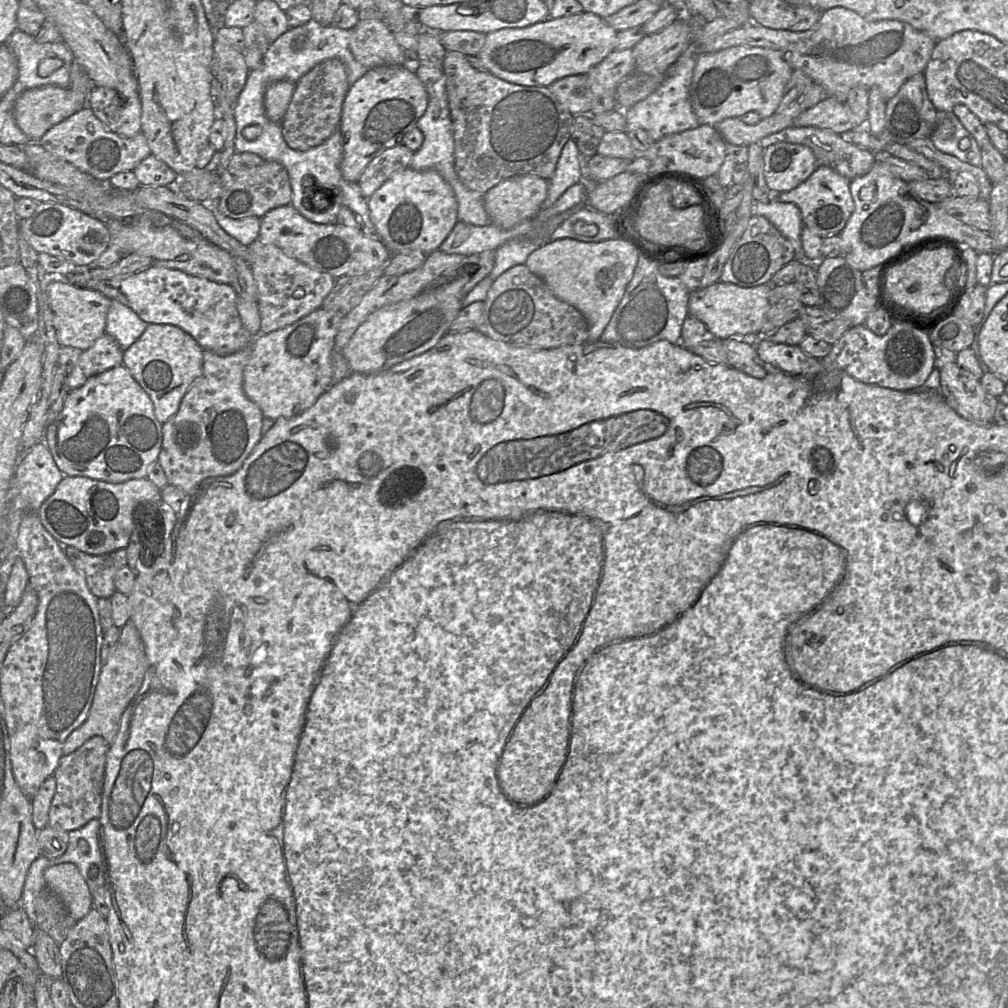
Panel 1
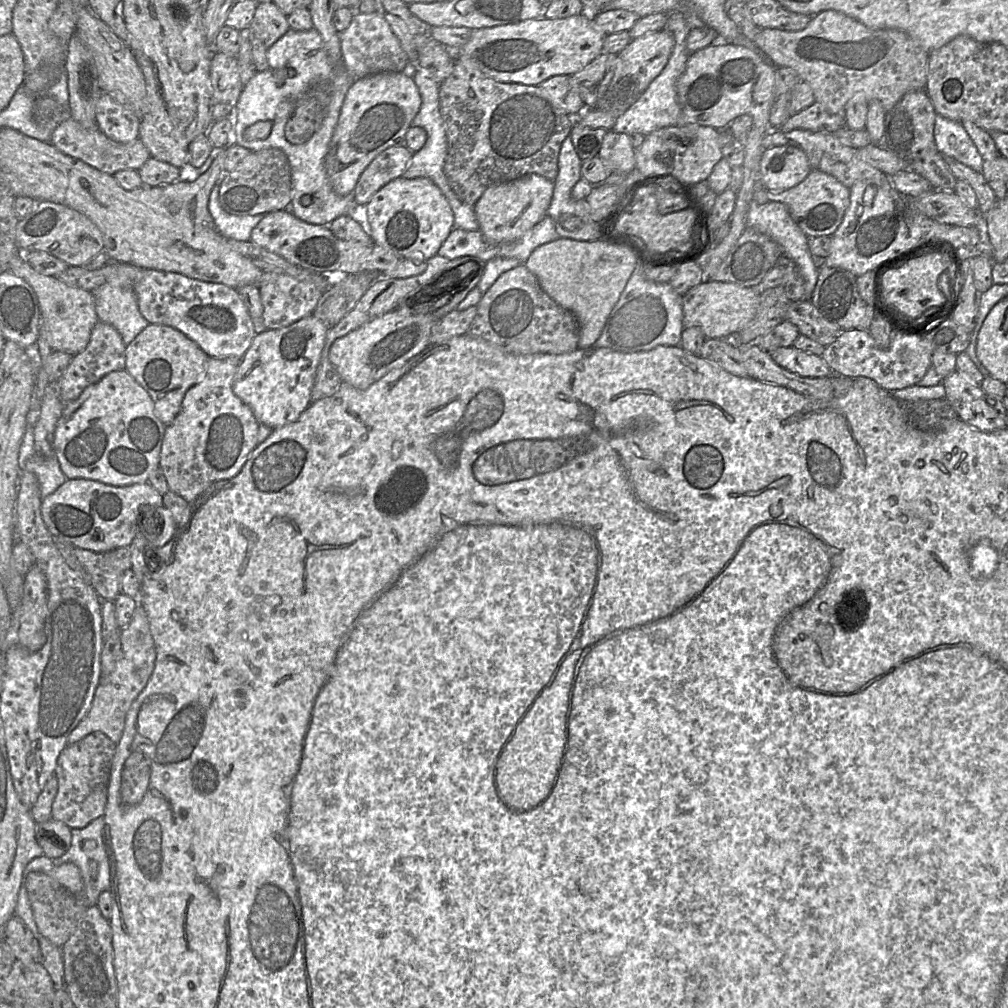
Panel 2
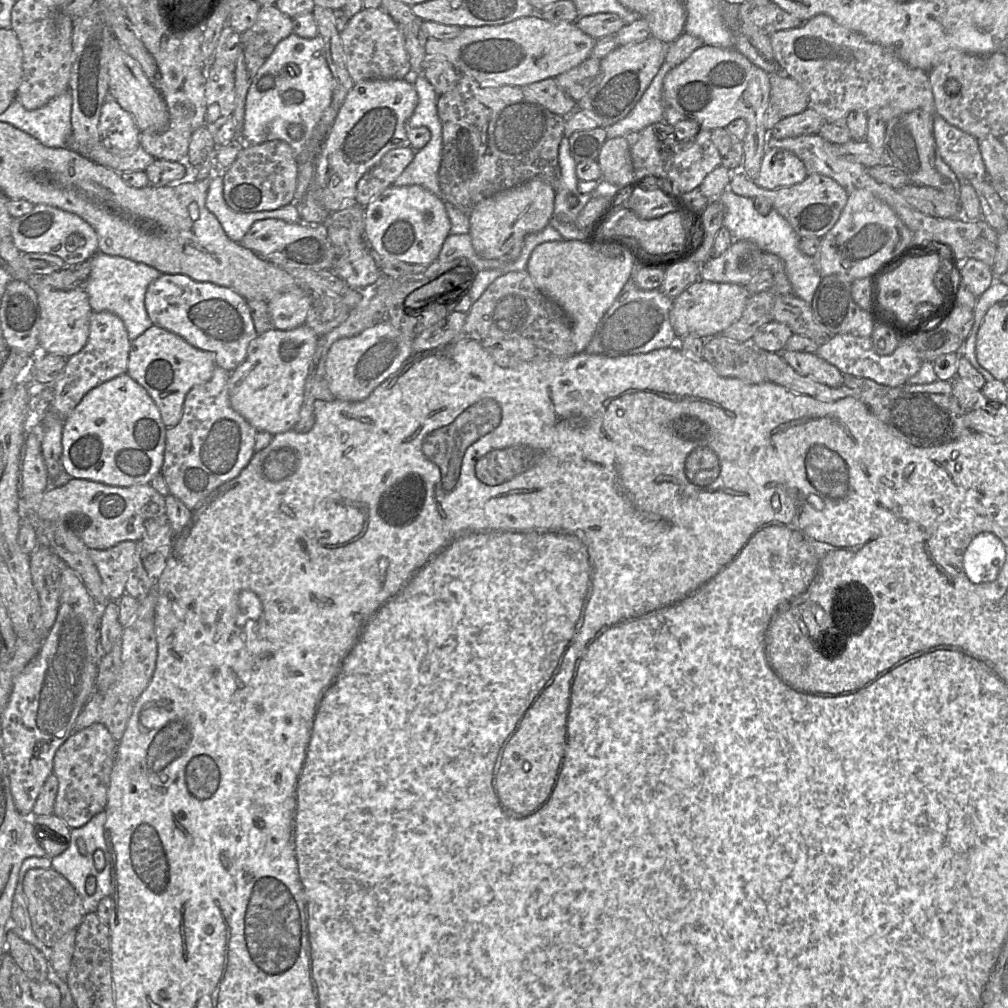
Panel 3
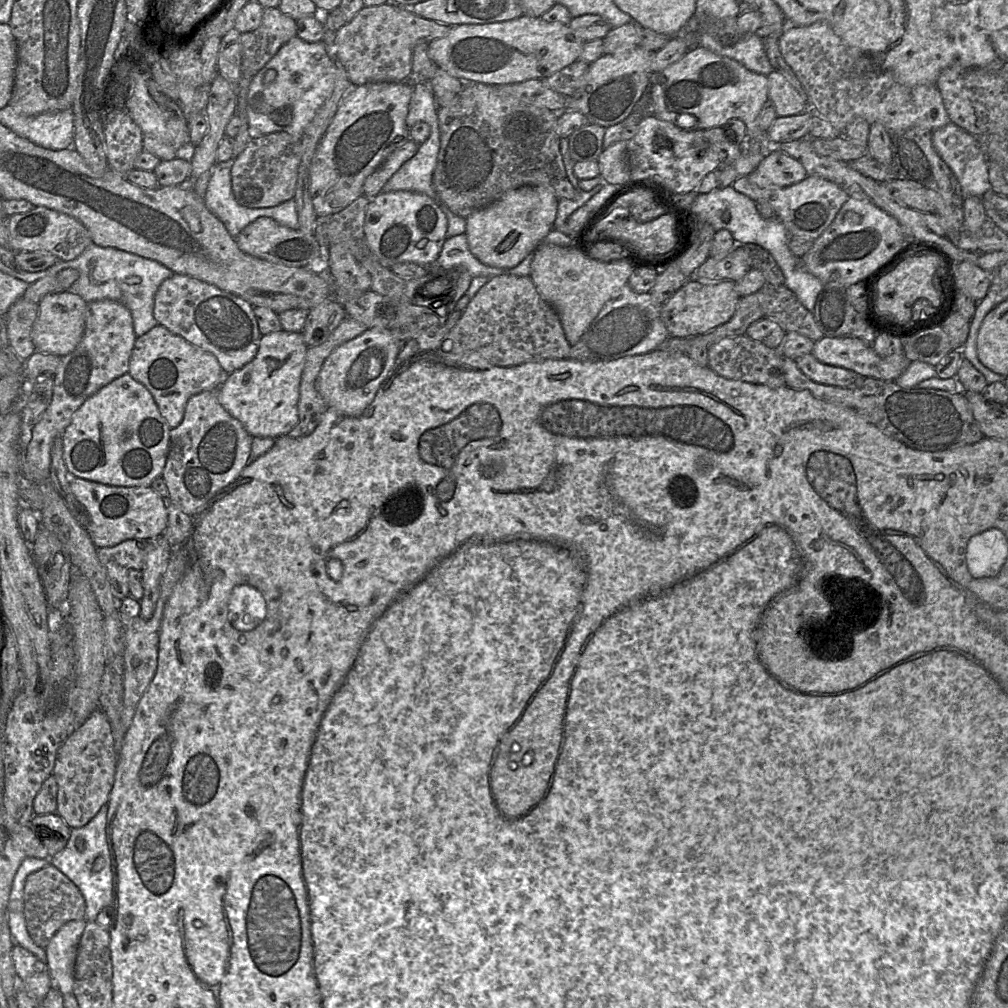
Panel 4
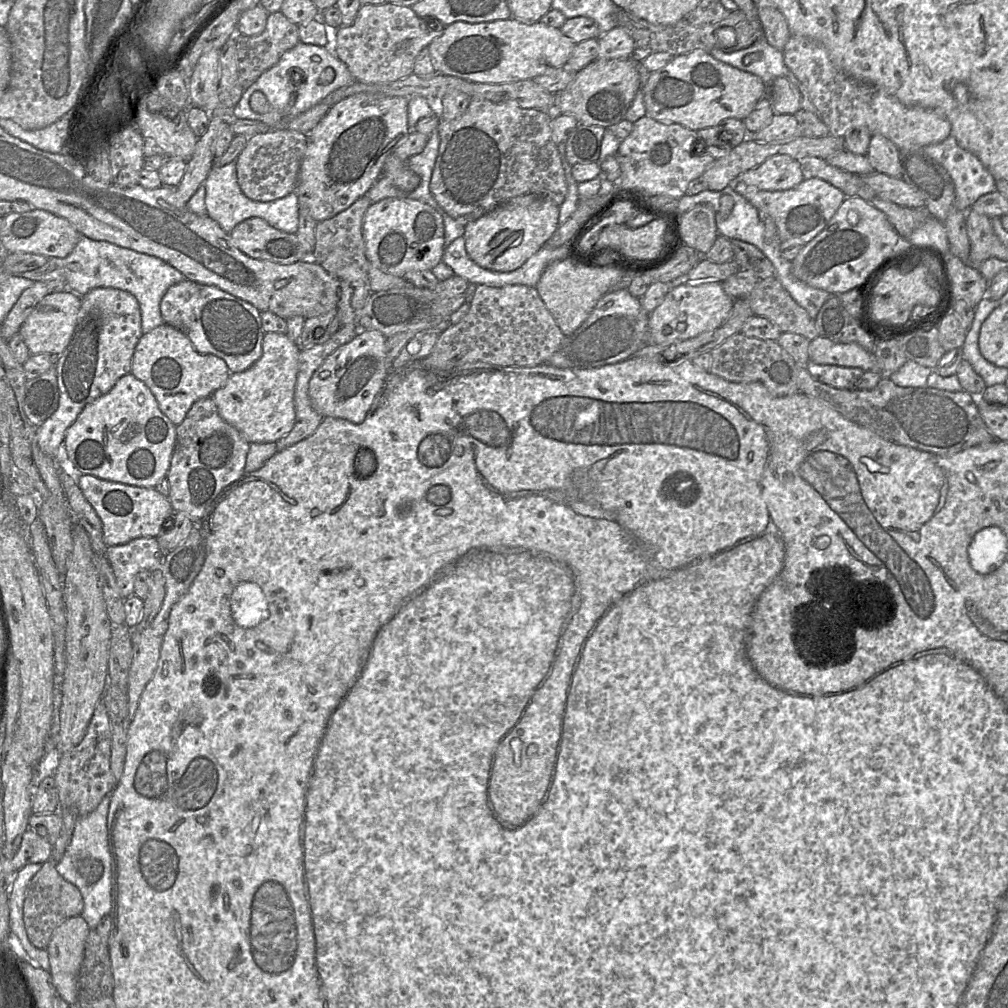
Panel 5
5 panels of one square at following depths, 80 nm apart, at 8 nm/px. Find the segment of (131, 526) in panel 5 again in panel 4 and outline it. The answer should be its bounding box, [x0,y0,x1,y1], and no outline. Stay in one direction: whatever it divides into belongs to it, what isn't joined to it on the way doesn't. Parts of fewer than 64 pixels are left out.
[70,475,167,548]

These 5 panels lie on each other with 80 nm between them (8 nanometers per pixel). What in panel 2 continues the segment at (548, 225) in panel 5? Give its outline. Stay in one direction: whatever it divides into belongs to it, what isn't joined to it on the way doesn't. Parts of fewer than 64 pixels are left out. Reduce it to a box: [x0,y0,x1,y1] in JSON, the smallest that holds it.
[474,174,554,244]

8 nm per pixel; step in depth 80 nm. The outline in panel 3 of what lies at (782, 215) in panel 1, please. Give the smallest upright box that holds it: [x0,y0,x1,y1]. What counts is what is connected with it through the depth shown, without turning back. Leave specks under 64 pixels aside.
[717,188,822,304]

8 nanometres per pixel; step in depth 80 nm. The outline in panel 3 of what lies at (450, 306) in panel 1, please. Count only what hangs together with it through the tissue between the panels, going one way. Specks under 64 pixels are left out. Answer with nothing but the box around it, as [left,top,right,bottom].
[325,320,413,402]

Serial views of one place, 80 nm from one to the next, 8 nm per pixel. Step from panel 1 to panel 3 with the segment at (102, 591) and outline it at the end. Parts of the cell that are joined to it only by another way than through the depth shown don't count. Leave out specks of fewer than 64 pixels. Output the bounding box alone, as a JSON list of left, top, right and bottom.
[88,541,136,600]

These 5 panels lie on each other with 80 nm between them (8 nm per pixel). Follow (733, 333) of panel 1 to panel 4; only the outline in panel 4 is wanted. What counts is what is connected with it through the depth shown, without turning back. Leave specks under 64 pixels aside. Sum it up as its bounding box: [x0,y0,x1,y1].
[661,278,739,337]

